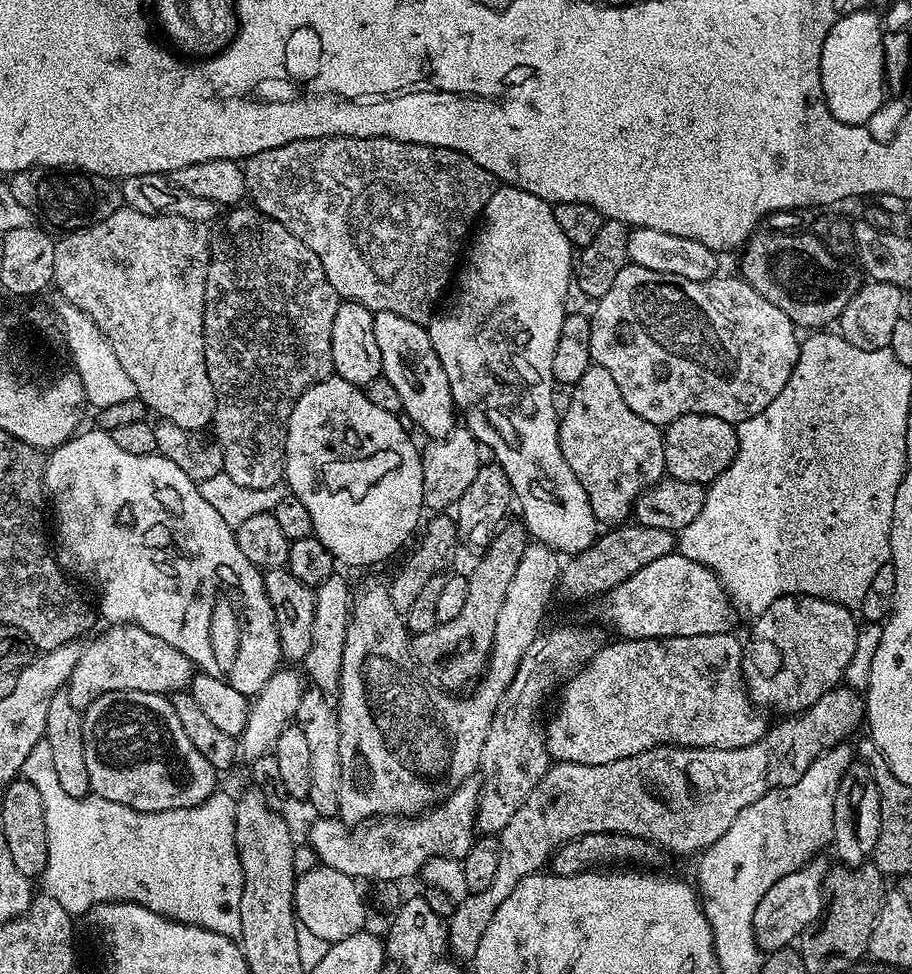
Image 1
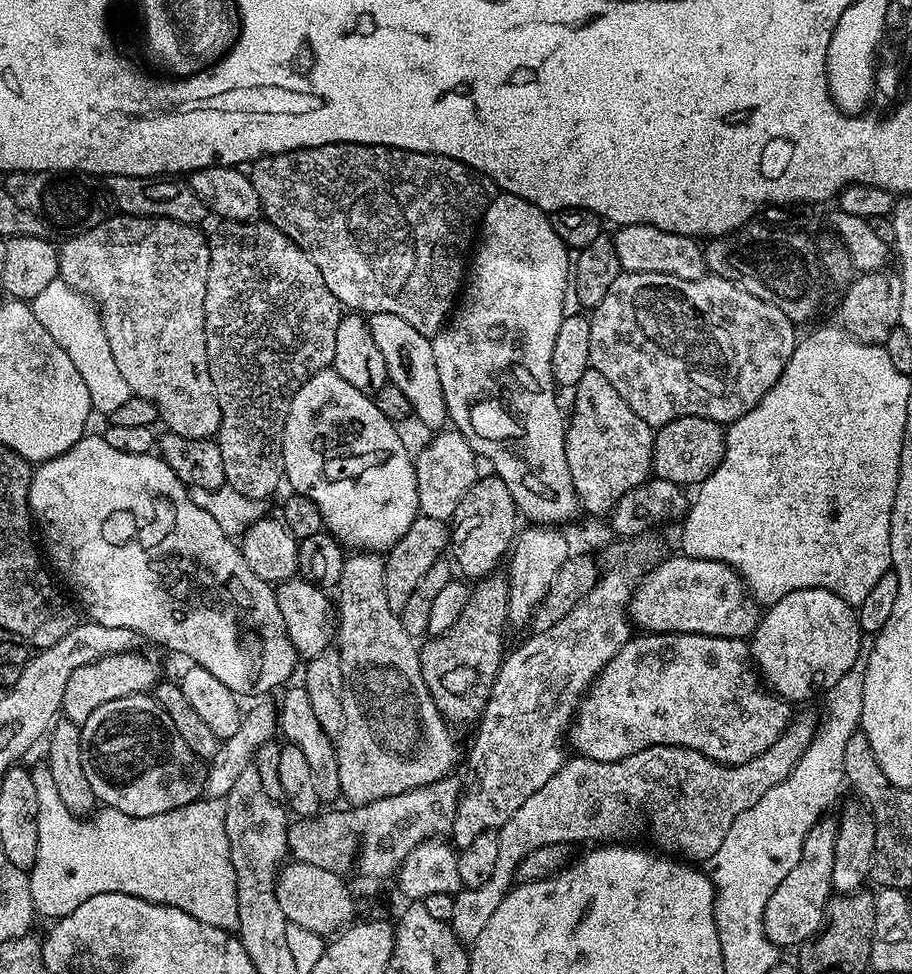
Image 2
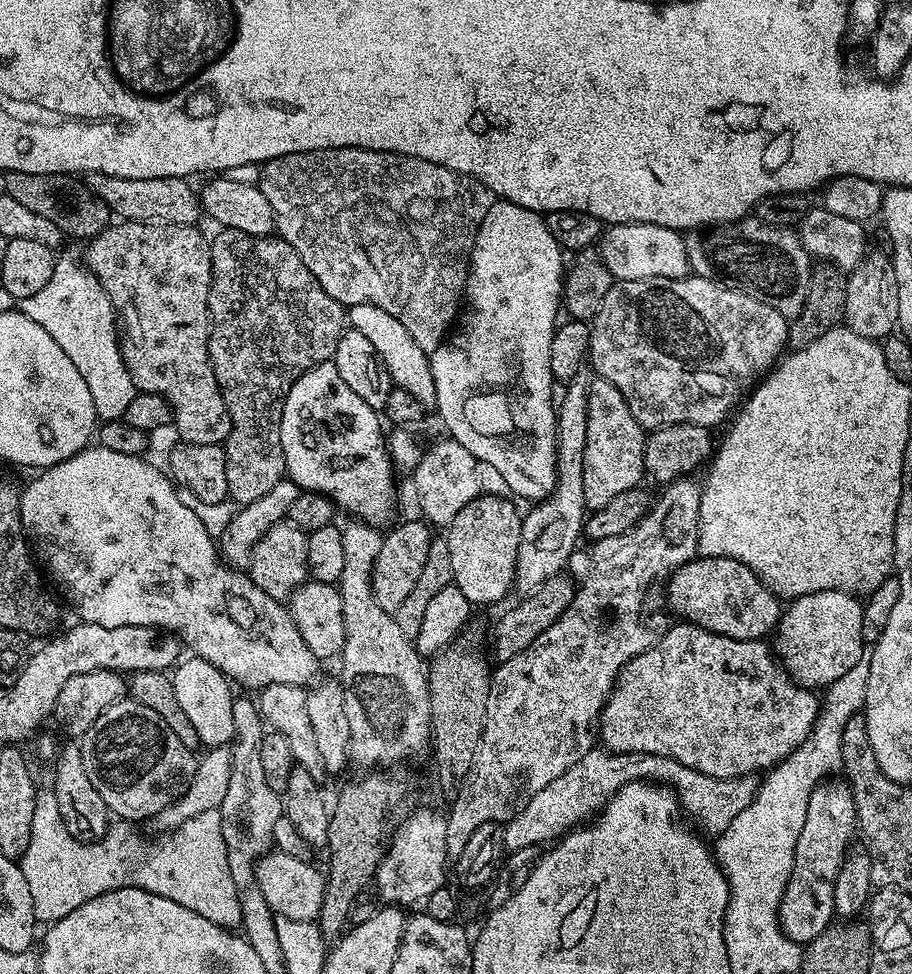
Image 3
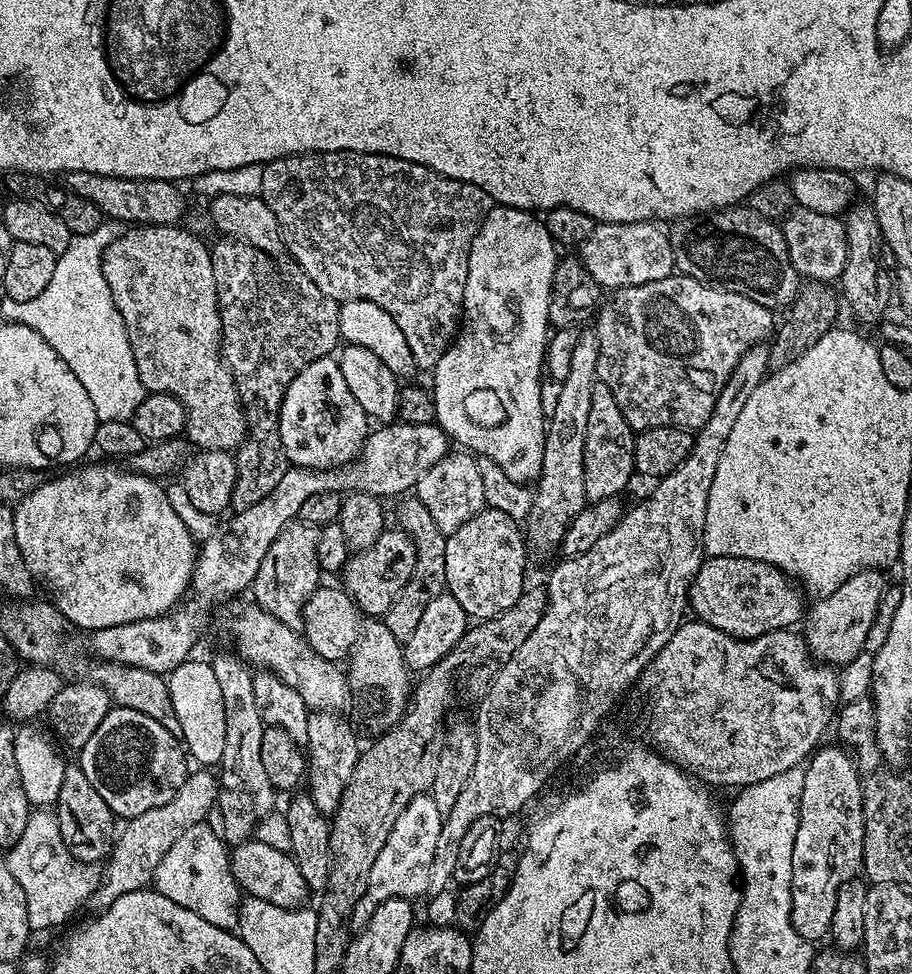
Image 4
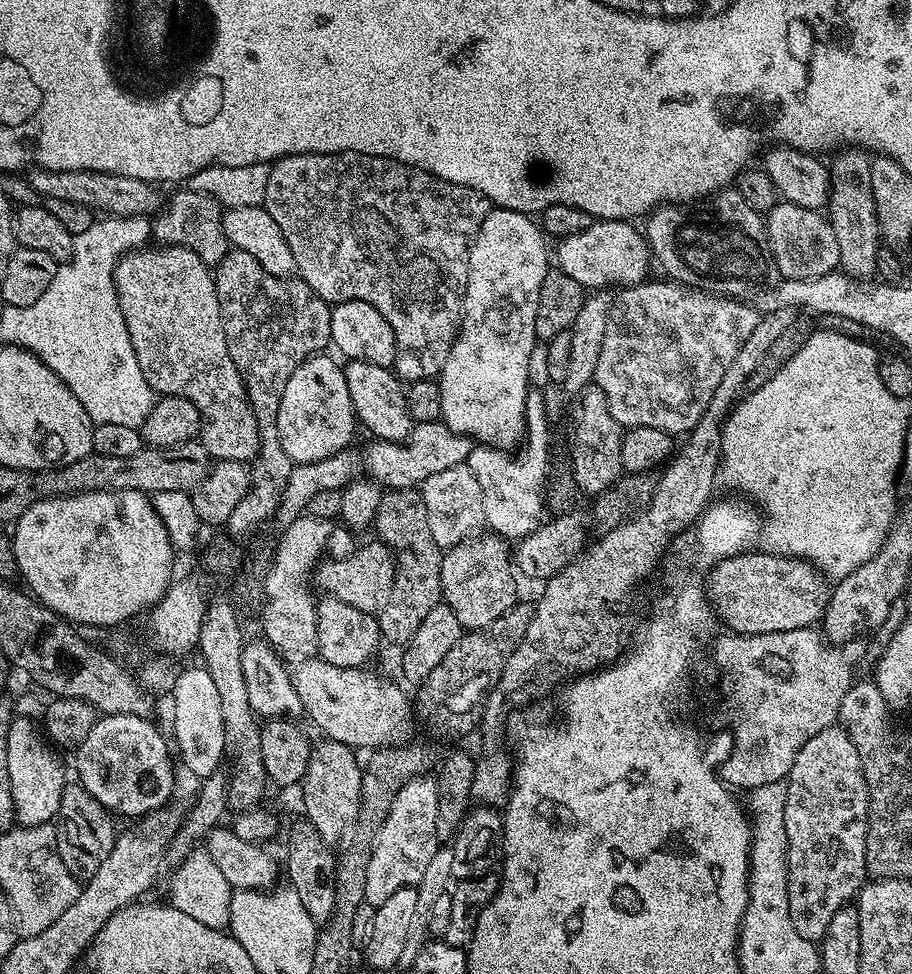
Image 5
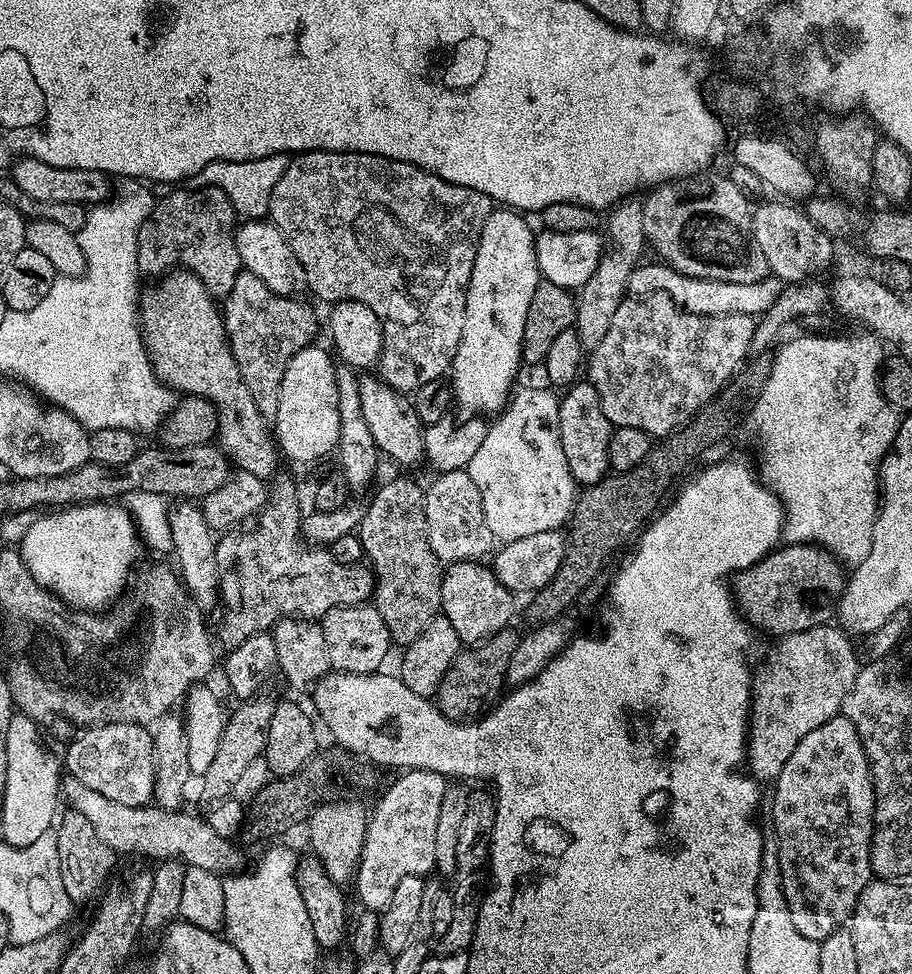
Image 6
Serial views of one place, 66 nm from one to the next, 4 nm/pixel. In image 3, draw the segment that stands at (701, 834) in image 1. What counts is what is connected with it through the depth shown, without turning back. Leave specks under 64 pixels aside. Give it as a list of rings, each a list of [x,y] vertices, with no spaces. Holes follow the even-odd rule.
[[[594,746],[582,759],[574,762],[570,770],[558,774],[550,786],[542,786],[542,790],[538,790],[538,794],[526,802],[526,806],[517,812],[513,820],[503,825],[505,849],[525,848],[531,844],[544,846],[558,840],[573,828],[591,821],[614,793],[633,782],[659,782],[670,786],[676,793],[681,809],[687,815],[689,812],[700,823],[698,828],[701,833],[712,838],[724,833],[730,822],[734,822],[734,818],[746,810],[746,806],[755,798],[758,787],[755,775],[739,776],[737,780],[719,780],[687,768],[669,756],[644,752],[609,752],[603,747]]]

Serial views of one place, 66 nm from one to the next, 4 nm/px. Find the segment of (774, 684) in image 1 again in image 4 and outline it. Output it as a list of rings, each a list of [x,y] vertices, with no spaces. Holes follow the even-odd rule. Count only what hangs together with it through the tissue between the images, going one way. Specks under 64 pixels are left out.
[[[879,571],[859,572],[854,574],[834,594],[819,597],[816,604],[807,609],[802,620],[802,635],[808,642],[808,650],[819,663],[829,666],[843,666],[850,663],[864,651],[866,634],[876,617],[880,599],[886,587]]]

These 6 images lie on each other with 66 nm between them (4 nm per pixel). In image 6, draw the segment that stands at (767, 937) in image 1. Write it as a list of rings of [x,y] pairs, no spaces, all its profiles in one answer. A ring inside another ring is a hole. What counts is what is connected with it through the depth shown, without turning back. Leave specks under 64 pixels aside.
[[[841,714],[830,718],[830,722],[822,722],[818,730],[810,730],[810,734],[806,734],[806,738],[798,742],[798,750],[790,754],[786,766],[782,766],[782,770],[776,775],[774,787],[774,851],[780,863],[786,906],[790,906],[790,919],[798,924],[799,932],[806,934],[806,938],[819,942],[849,923],[862,890],[873,879],[870,850],[876,795],[872,789],[872,769],[858,730],[854,730],[854,722]]]

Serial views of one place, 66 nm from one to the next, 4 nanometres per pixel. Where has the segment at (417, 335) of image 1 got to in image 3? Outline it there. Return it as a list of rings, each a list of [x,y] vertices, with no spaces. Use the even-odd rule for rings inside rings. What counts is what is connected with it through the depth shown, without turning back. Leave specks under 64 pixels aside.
[[[353,304],[347,309],[346,320],[351,328],[370,338],[380,361],[388,367],[395,387],[410,390],[410,394],[414,394],[414,398],[418,398],[418,402],[425,406],[435,405],[436,391],[429,353],[424,352],[422,346],[414,342],[414,338],[410,338],[410,330],[406,330],[406,326],[402,326],[394,314],[386,314],[386,310],[373,304]]]

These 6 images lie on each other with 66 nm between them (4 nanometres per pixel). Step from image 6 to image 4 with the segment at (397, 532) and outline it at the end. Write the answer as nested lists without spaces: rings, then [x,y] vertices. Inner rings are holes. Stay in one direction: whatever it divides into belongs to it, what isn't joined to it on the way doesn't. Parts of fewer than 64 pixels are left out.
[[[415,494],[405,495],[397,504],[400,504],[396,508],[396,520],[400,523],[397,525],[409,533],[413,542],[416,543],[416,565],[406,586],[396,595],[390,610],[382,619],[384,625],[390,630],[390,634],[394,634],[396,640],[403,642],[410,638],[410,634],[414,634],[414,630],[418,627],[418,622],[431,600],[438,598],[438,594],[446,591],[447,542],[445,533],[440,532],[438,526],[434,526],[434,518],[430,518],[430,510],[426,510],[426,506],[422,506],[422,502]]]

